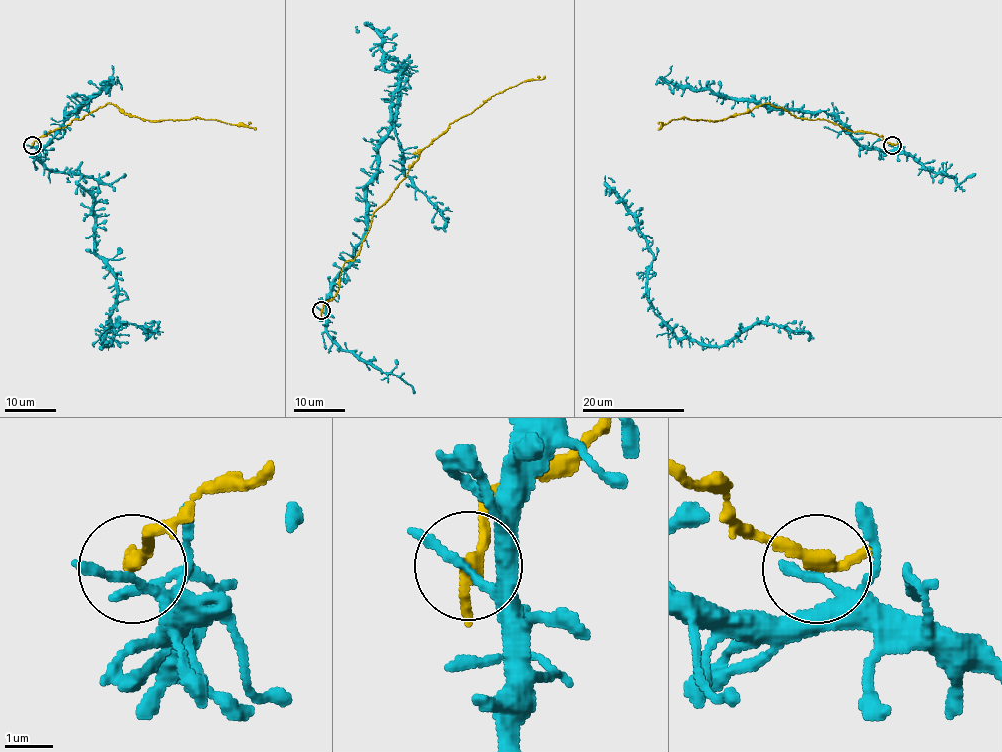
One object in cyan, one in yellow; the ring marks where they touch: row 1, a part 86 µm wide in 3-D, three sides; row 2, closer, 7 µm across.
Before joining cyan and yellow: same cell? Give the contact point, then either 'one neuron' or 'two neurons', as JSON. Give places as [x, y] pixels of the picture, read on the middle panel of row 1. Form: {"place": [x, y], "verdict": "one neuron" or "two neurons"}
{"place": [321, 310], "verdict": "two neurons"}

